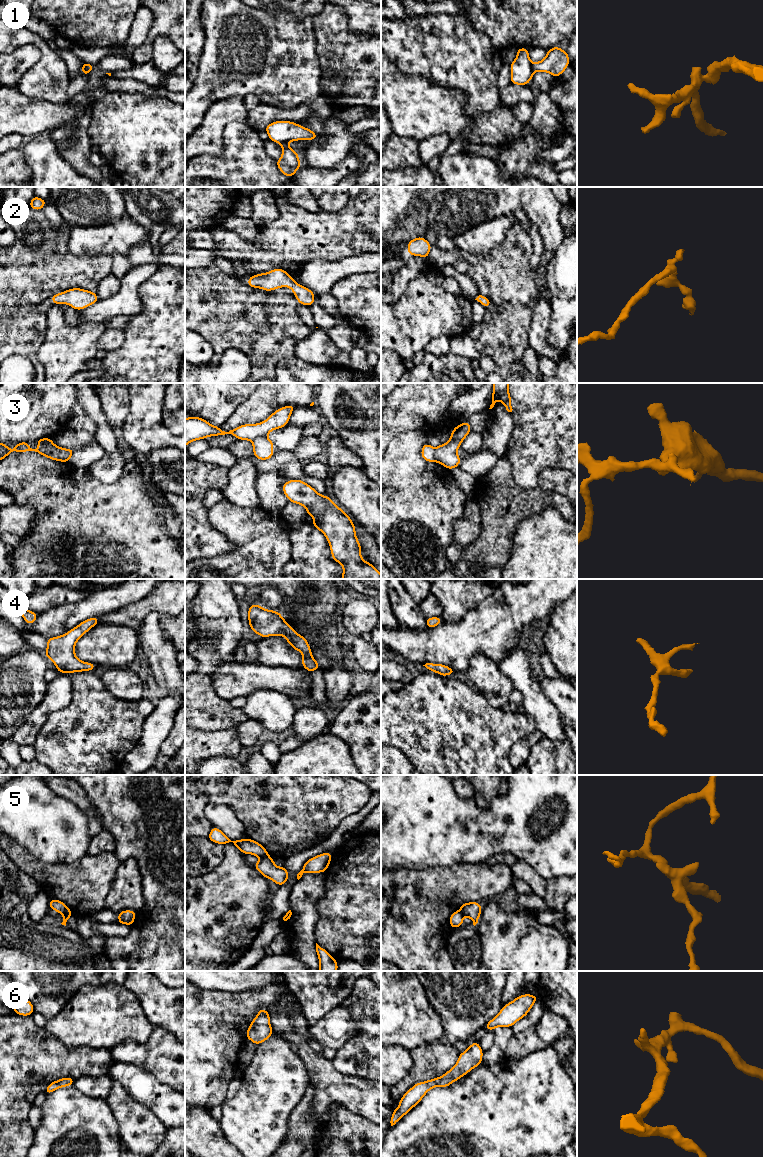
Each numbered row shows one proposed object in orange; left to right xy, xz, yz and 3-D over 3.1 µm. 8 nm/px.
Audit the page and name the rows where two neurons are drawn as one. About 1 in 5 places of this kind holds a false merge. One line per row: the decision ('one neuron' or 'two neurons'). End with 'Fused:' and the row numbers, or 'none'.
1: two neurons
2: one neuron
3: two neurons
4: one neuron
5: two neurons
6: one neuron
Fused: 1, 3, 5

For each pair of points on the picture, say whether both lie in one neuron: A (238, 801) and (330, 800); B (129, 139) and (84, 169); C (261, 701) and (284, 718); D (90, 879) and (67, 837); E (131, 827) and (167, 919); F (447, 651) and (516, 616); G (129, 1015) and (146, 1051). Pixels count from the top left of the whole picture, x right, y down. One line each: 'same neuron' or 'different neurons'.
A: same neuron
B: different neurons
C: same neuron
D: different neurons
E: same neuron
F: same neuron
G: different neurons

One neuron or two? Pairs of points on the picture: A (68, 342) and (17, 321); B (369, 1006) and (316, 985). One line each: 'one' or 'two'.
A: two
B: two

